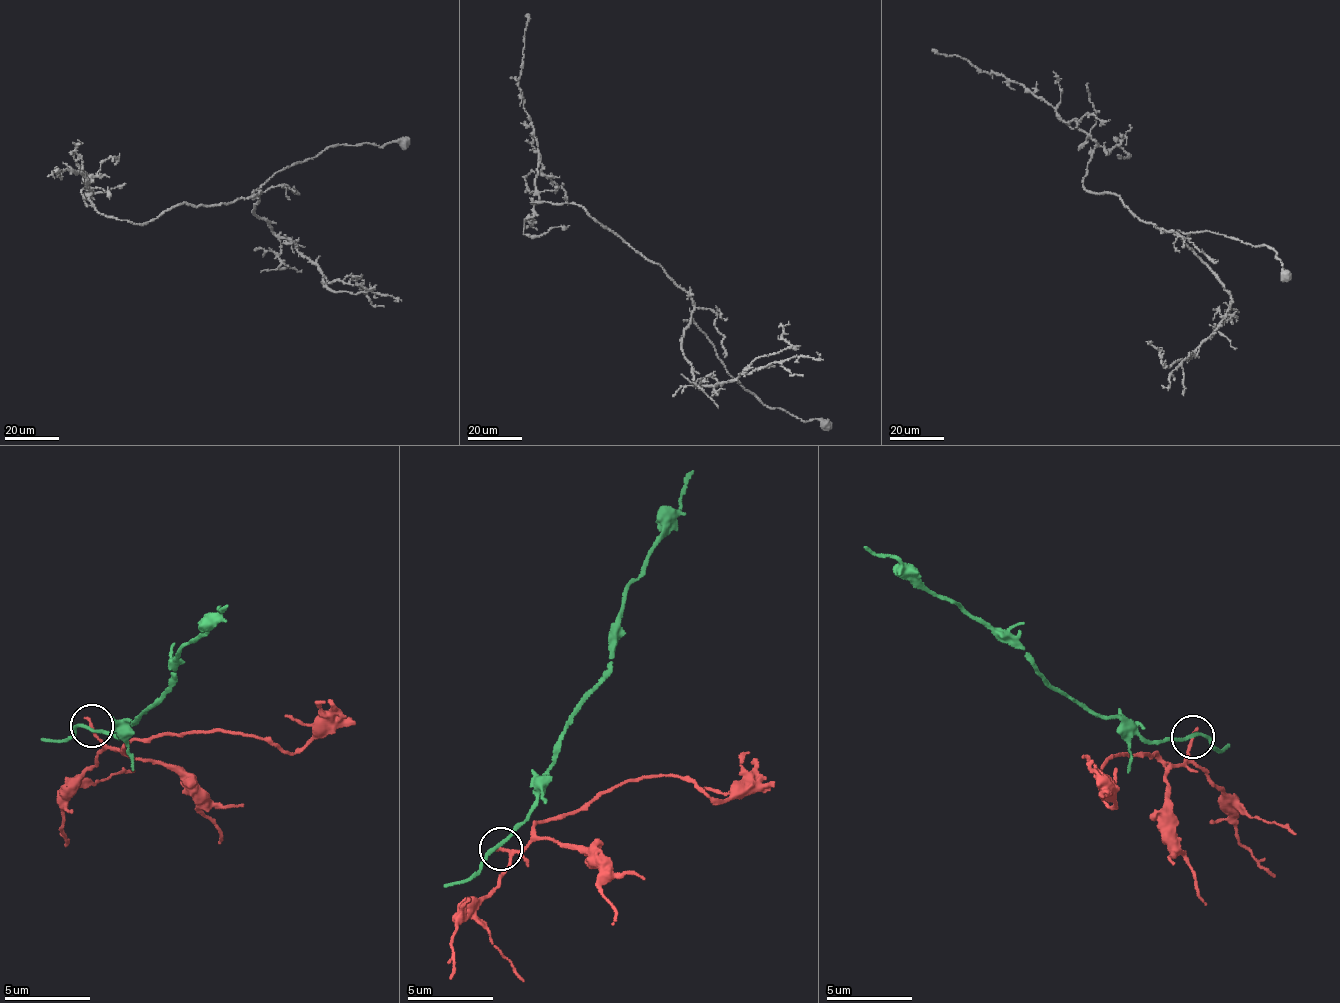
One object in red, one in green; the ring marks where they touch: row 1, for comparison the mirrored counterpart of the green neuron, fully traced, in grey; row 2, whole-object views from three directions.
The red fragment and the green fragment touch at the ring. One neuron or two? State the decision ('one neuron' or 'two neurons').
two neurons

